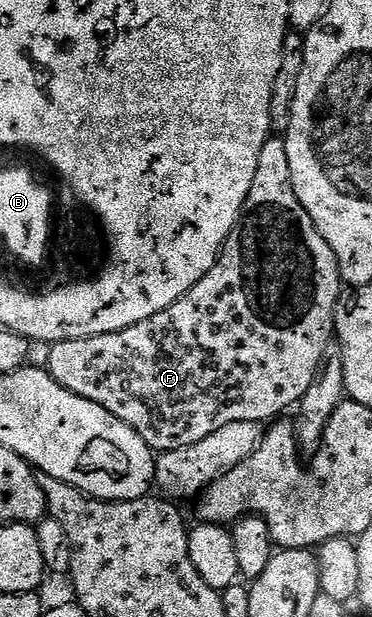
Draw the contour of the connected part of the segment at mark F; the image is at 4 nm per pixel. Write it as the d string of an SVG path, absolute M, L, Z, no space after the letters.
M282 137L267 139L264 149L260 149L260 161L256 161L256 177L252 177L252 189L242 206L238 223L226 239L222 254L218 256L216 265L197 285L180 301L168 305L160 313L132 325L128 329L120 329L116 333L104 333L96 337L80 337L72 341L60 341L50 348L50 356L46 362L51 377L64 389L84 397L88 401L96 401L108 413L120 417L150 447L151 451L161 453L172 449L184 449L184 445L196 445L196 441L204 441L216 429L224 429L224 425L232 425L236 421L252 421L253 423L269 424L277 420L281 411L293 408L302 402L304 393L308 393L308 385L316 377L318 367L328 354L326 346L332 343L334 335L334 310L338 300L343 298L344 284L342 274L338 272L338 262L324 237L316 229L312 217L300 205L296 197L296 189L292 185L292 169L288 165L288 149L286 140Z

